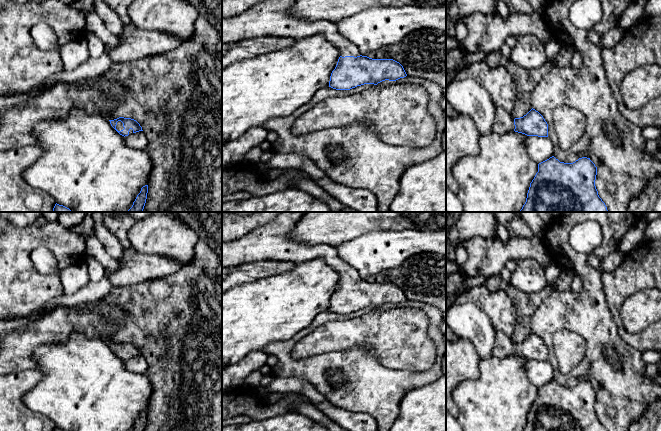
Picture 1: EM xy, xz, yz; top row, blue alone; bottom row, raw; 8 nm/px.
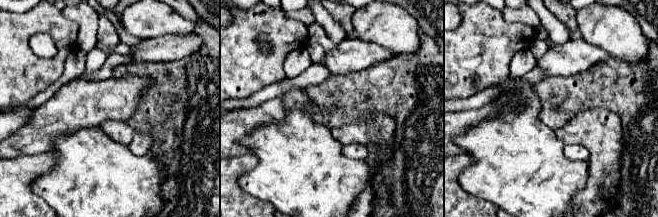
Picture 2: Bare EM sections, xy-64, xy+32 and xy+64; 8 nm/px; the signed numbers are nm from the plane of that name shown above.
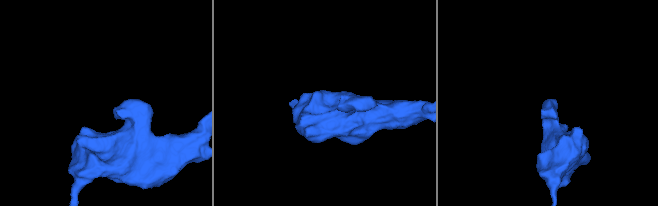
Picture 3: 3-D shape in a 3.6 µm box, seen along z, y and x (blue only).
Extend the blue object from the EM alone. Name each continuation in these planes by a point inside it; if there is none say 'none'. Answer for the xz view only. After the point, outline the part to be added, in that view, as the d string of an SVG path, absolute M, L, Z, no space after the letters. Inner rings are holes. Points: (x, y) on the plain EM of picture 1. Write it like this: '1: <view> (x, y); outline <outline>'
1: xz (271, 241); outline M280 212L270 222L257 227L244 237L222 243L222 267L235 267L260 260L296 263L323 259L334 268L340 280L360 280L358 271L341 260L336 248L326 244L309 245L290 239L291 229L306 212Z

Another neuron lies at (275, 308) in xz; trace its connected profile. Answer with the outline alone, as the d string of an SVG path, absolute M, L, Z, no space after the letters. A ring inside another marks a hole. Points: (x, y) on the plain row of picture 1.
M315 259L311 261L297 263L296 267L288 272L268 276L252 283L237 286L223 293L222 294L222 362L225 363L226 366L236 364L251 351L264 350L264 348L272 342L291 339L299 331L308 327L318 314L329 310L331 297L335 293L339 281L340 281L339 273L334 268L328 266L323 259Z

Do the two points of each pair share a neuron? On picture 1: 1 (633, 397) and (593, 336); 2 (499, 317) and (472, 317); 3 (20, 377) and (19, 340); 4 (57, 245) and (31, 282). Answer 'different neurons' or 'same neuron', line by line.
1: same neuron
2: different neurons
3: different neurons
4: same neuron

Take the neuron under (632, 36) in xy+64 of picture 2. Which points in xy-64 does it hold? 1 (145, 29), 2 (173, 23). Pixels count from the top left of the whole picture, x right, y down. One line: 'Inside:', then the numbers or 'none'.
Inside: 1, 2

